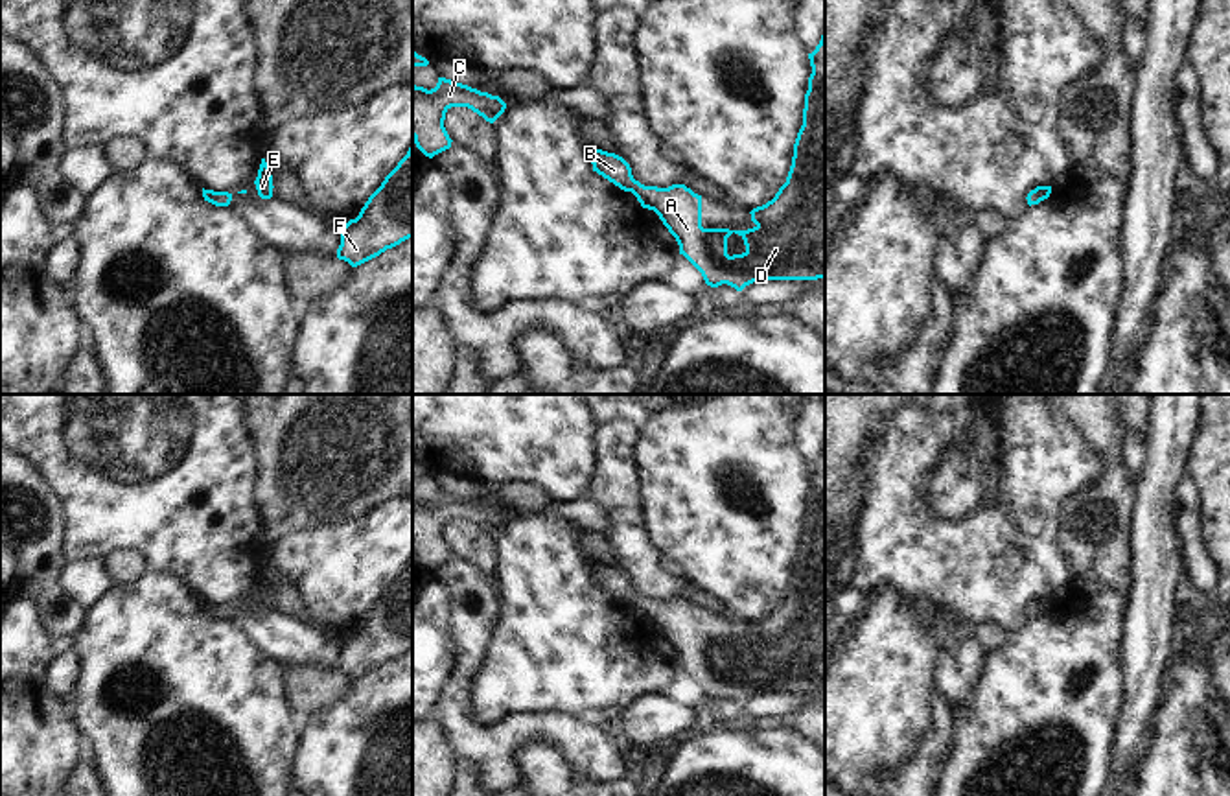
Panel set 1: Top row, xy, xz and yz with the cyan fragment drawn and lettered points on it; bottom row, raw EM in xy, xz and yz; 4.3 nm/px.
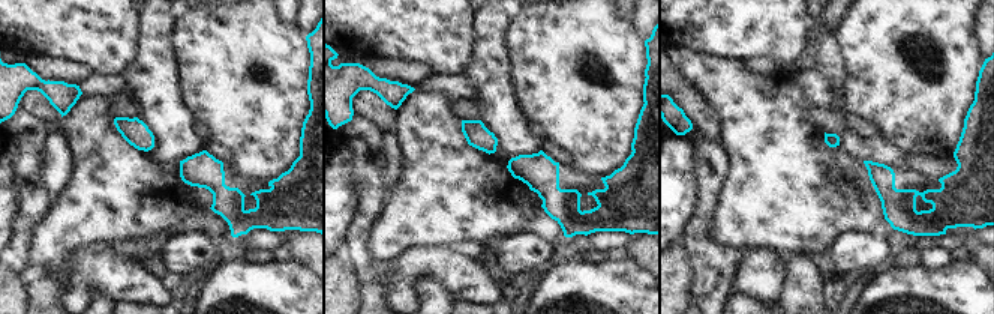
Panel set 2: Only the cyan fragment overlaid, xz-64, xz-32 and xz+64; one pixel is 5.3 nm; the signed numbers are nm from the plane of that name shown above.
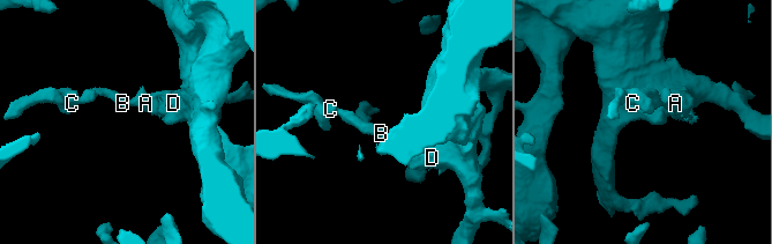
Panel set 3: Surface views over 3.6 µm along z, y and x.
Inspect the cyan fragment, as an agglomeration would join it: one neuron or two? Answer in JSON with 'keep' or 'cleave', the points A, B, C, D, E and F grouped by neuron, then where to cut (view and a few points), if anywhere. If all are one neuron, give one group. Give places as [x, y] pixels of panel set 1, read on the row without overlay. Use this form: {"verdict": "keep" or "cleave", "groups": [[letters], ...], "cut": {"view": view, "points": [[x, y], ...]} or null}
{"verdict": "keep", "groups": [["A", "B", "C", "D", "E", "F"]], "cut": null}

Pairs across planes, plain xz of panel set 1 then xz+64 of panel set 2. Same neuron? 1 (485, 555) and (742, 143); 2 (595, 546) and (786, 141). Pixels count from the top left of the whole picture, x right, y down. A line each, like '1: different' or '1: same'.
1: different
2: different

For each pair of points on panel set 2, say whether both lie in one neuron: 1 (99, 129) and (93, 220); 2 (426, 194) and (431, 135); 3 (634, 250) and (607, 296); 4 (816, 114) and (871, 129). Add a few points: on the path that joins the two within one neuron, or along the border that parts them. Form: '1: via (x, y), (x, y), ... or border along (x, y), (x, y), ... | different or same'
1: via (101, 152), (95, 166), (96, 197) | same
2: via (429, 179), (429, 150) | same
3: border along (628, 257), (643, 268) | different
4: via (829, 122), (855, 122), (858, 125) | same

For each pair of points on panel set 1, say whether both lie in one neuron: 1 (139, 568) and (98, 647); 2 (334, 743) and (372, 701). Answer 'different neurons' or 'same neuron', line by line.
1: different neurons
2: same neuron

